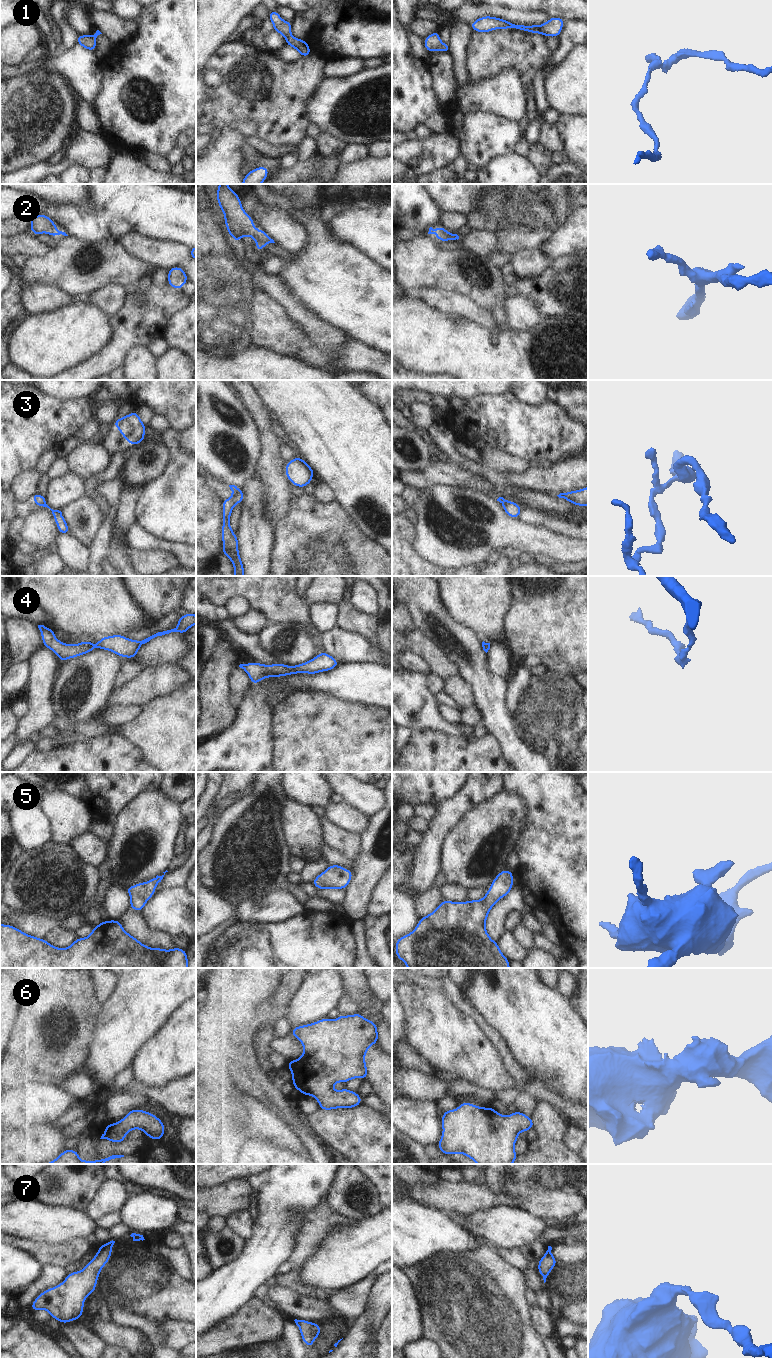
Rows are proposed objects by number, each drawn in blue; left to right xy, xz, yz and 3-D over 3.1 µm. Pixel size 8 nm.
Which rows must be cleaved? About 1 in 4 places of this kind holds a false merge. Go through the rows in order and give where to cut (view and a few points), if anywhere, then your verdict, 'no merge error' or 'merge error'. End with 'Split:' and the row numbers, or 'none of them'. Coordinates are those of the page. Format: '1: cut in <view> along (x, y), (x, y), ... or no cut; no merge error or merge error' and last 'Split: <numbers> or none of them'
1: no cut; no merge error
2: no cut; no merge error
3: cut in xz along (240, 489), (233, 496); merge error
4: no cut; no merge error
5: no cut; no merge error
6: no cut; no merge error
7: no cut; no merge error
Split: 3

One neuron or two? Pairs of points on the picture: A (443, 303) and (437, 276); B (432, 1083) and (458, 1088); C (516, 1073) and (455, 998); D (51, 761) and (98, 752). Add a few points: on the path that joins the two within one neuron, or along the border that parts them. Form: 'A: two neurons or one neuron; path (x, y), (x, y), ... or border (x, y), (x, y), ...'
A: two neurons; border (417, 290), (440, 288), (452, 290), (462, 295)
B: two neurons; border (452, 1083), (452, 1087), (446, 1095)
C: one neuron; path (506, 1054), (496, 1038), (474, 1014)
D: one neuron; path (63, 761), (86, 761)

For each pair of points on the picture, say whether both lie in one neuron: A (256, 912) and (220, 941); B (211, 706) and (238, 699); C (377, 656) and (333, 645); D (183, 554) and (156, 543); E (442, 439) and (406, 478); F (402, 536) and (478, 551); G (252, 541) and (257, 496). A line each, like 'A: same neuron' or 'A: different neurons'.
A: different neurons
B: different neurons
C: same neuron
D: same neuron
E: different neurons
F: different neurons
G: same neuron

